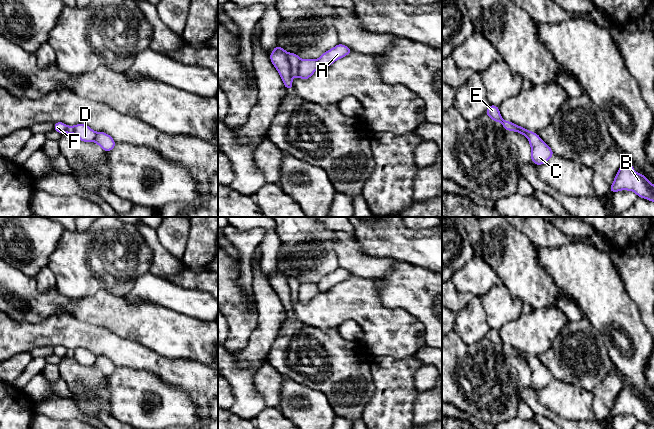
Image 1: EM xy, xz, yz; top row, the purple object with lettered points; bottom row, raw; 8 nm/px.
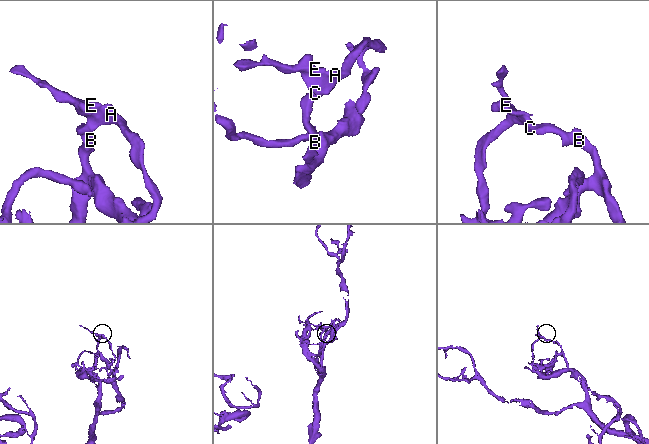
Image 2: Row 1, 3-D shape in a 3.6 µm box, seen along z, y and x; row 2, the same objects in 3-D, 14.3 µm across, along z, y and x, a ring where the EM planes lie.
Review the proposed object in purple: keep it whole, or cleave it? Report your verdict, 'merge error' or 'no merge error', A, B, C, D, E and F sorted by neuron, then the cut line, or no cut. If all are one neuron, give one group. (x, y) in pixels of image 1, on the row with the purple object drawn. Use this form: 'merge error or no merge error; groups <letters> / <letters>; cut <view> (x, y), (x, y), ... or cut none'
merge error; groups A B C / D E F; cut xz (286, 53), (292, 77)

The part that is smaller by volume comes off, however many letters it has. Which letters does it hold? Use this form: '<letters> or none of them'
D, E, F

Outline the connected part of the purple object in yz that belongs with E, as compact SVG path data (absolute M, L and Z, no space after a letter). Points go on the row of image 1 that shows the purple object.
M490 104L485 114L488 115L494 122L500 122L502 120L498 106Z

